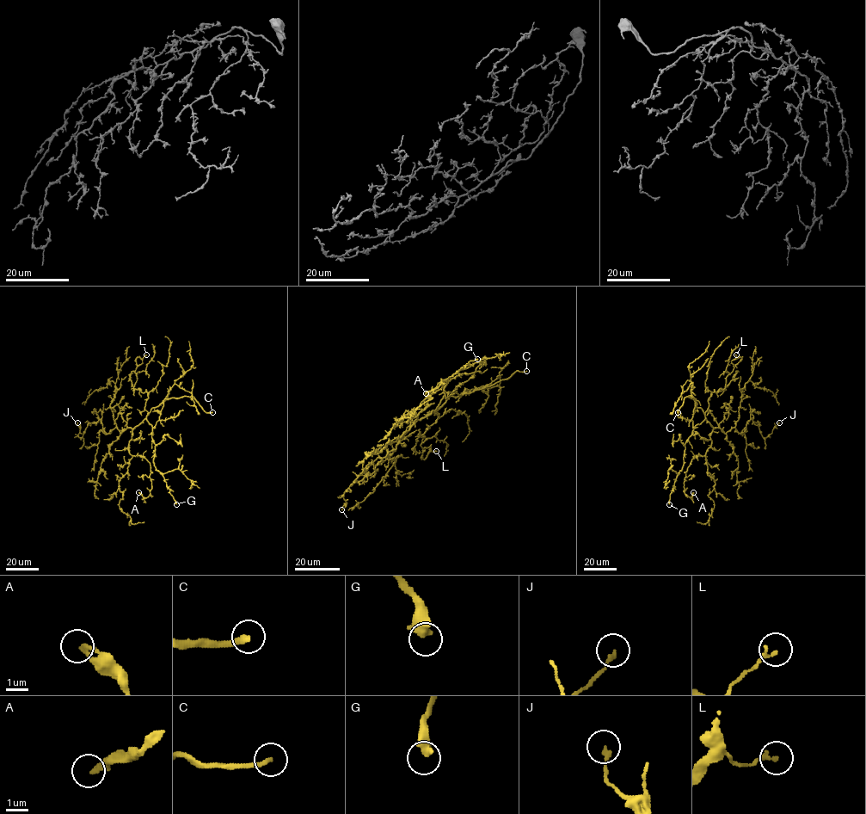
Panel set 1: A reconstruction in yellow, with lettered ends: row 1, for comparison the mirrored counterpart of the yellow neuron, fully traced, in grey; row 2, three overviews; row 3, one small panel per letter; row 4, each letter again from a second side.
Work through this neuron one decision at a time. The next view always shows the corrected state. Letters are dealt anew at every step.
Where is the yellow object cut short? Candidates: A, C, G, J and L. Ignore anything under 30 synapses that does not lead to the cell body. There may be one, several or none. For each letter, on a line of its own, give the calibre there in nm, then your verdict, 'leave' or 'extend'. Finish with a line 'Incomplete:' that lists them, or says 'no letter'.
A: calibre 240 nm; leave
C: calibre 240 nm; extend
G: calibre 500 nm; extend
J: calibre 180 nm; leave
L: calibre 180 nm; leave
Incomplete: C, G

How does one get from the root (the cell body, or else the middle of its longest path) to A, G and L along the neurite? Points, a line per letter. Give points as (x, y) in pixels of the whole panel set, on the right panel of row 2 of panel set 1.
A: (713, 428), (711, 447), (705, 455), (691, 459), (685, 472), (684, 493), (690, 497), (693, 492)
G: (713, 428), (706, 418), (695, 427), (685, 443), (683, 466), (675, 479), (669, 504)
L: (713, 428), (705, 417), (708, 399), (712, 392), (725, 388), (726, 377), (741, 358), (736, 359), (736, 354)

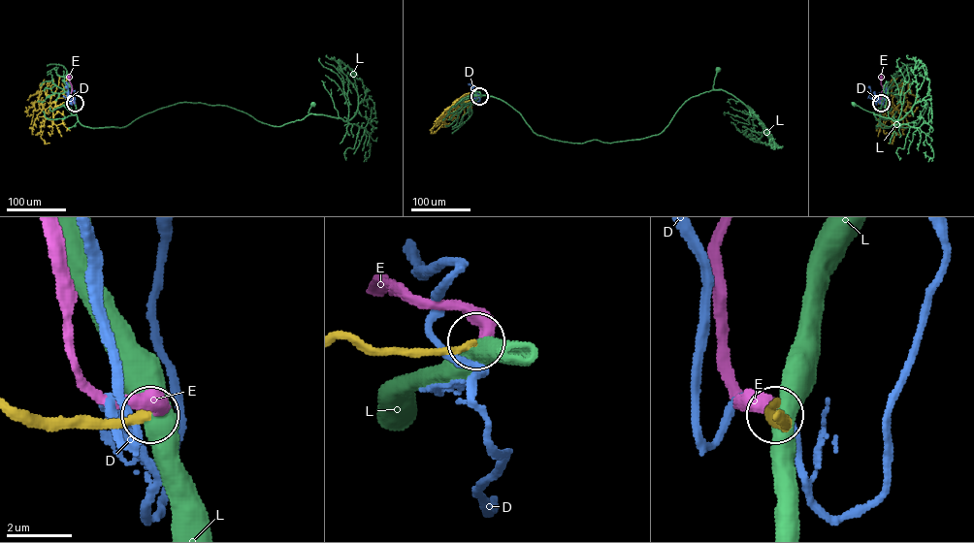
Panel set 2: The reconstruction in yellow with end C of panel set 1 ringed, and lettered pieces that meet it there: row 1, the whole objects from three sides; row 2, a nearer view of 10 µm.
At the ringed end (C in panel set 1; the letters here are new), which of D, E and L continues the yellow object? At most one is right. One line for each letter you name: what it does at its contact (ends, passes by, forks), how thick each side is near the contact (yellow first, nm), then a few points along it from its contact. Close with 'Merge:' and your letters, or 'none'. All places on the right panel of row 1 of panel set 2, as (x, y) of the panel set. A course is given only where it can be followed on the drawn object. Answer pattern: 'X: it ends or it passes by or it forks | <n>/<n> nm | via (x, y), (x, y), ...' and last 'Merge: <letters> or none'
E: it ends | 240/440 nm | via (881, 103), (881, 77)
Merge: E

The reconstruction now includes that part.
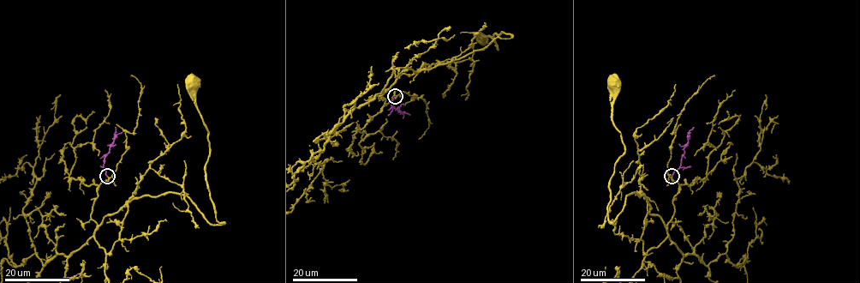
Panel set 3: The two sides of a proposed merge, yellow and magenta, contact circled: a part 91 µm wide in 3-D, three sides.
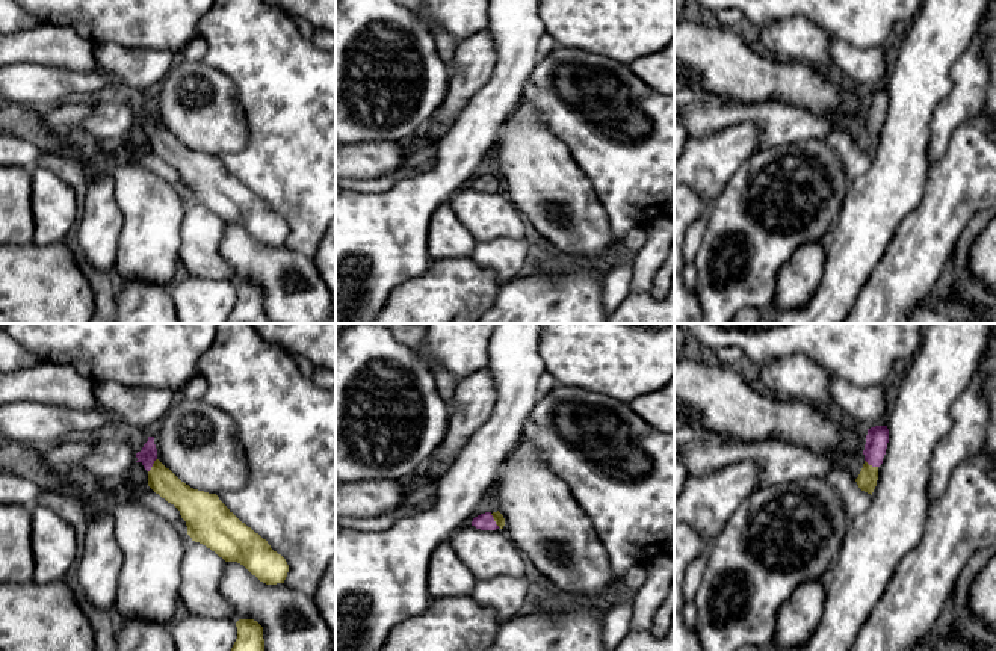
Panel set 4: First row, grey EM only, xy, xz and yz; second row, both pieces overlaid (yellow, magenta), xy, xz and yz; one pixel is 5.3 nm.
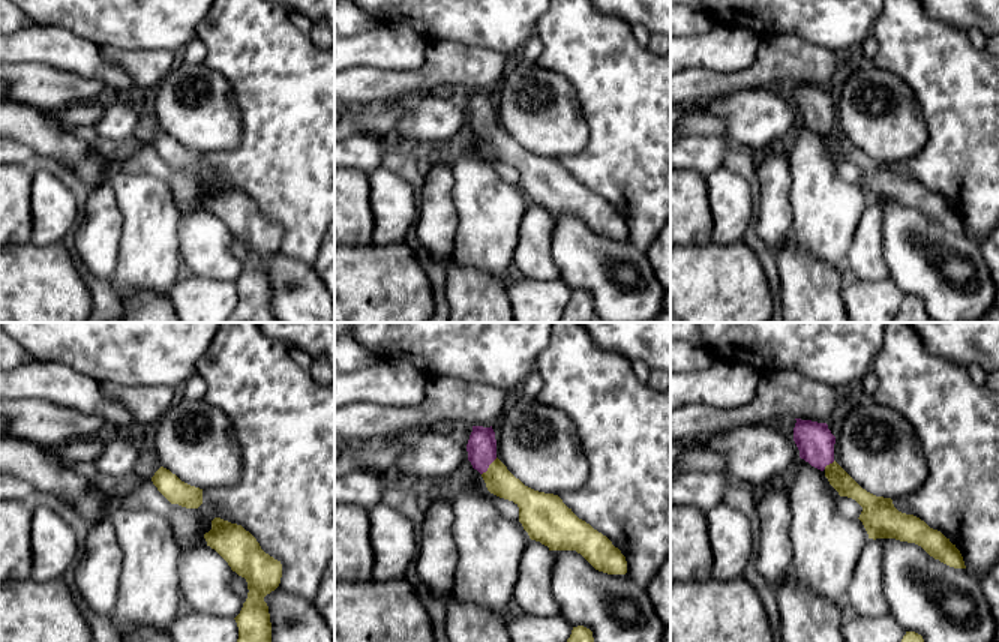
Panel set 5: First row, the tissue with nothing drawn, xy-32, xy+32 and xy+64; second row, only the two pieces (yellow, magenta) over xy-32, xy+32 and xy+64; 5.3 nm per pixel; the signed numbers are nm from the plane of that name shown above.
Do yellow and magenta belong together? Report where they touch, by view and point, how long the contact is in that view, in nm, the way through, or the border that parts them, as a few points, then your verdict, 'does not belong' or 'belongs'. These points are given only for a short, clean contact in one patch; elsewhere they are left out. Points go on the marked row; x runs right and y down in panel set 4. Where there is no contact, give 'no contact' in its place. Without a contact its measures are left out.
meets yellow in xy at (153, 465); contact 90 nm long; runs through xy (162, 481), (153, 465), (148, 453); belongs

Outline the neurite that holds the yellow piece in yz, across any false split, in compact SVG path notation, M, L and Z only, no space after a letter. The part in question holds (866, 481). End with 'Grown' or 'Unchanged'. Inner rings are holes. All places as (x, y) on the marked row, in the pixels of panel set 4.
M875 426L868 429L866 444L865 444L865 464L855 479L858 488L872 495L877 480L878 480L878 467L883 464L889 443L889 429L887 426Z. Grown

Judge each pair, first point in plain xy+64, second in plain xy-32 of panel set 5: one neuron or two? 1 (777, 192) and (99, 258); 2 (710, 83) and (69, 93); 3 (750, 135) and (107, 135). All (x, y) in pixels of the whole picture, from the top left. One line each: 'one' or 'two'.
1: one
2: one
3: one

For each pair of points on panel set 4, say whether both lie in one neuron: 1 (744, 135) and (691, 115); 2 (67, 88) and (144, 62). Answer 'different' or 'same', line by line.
1: different
2: same

